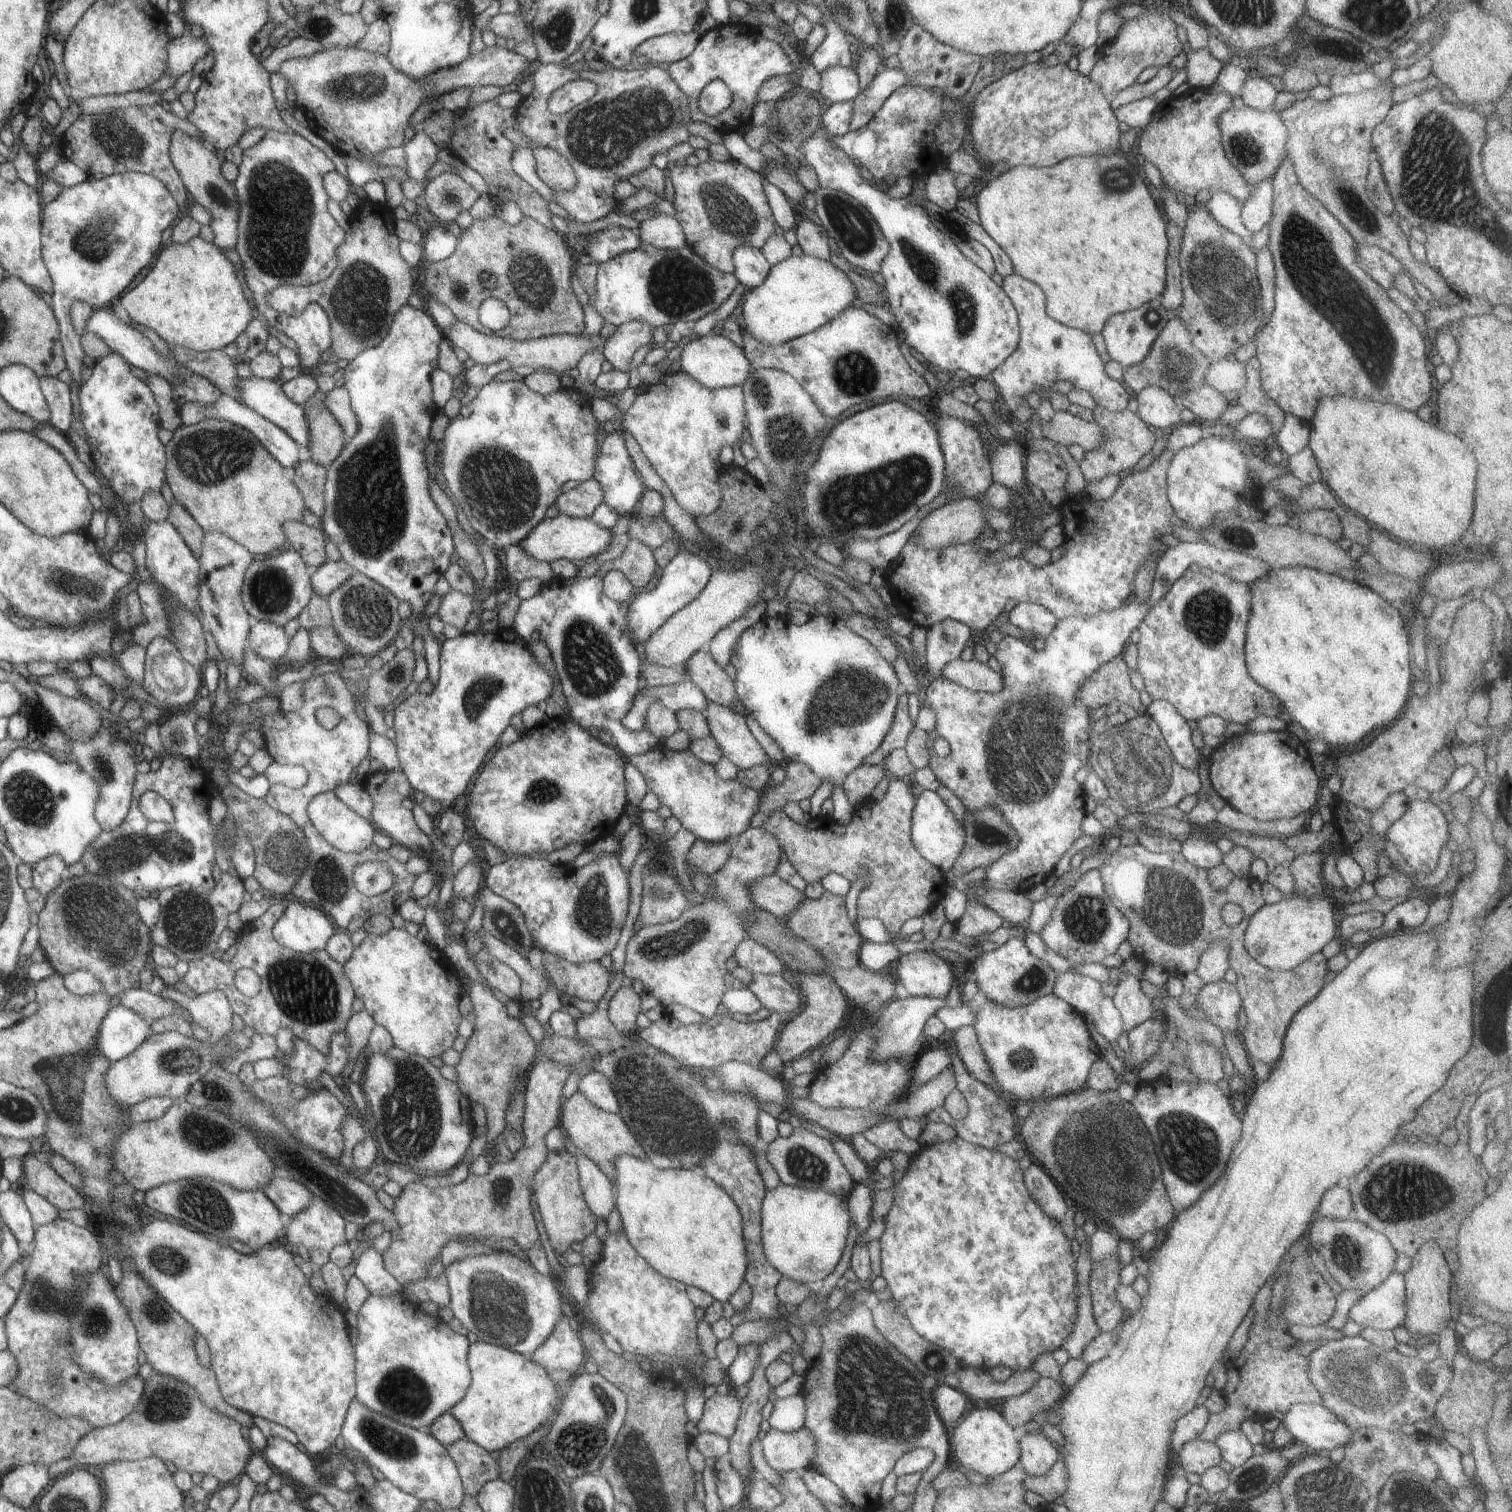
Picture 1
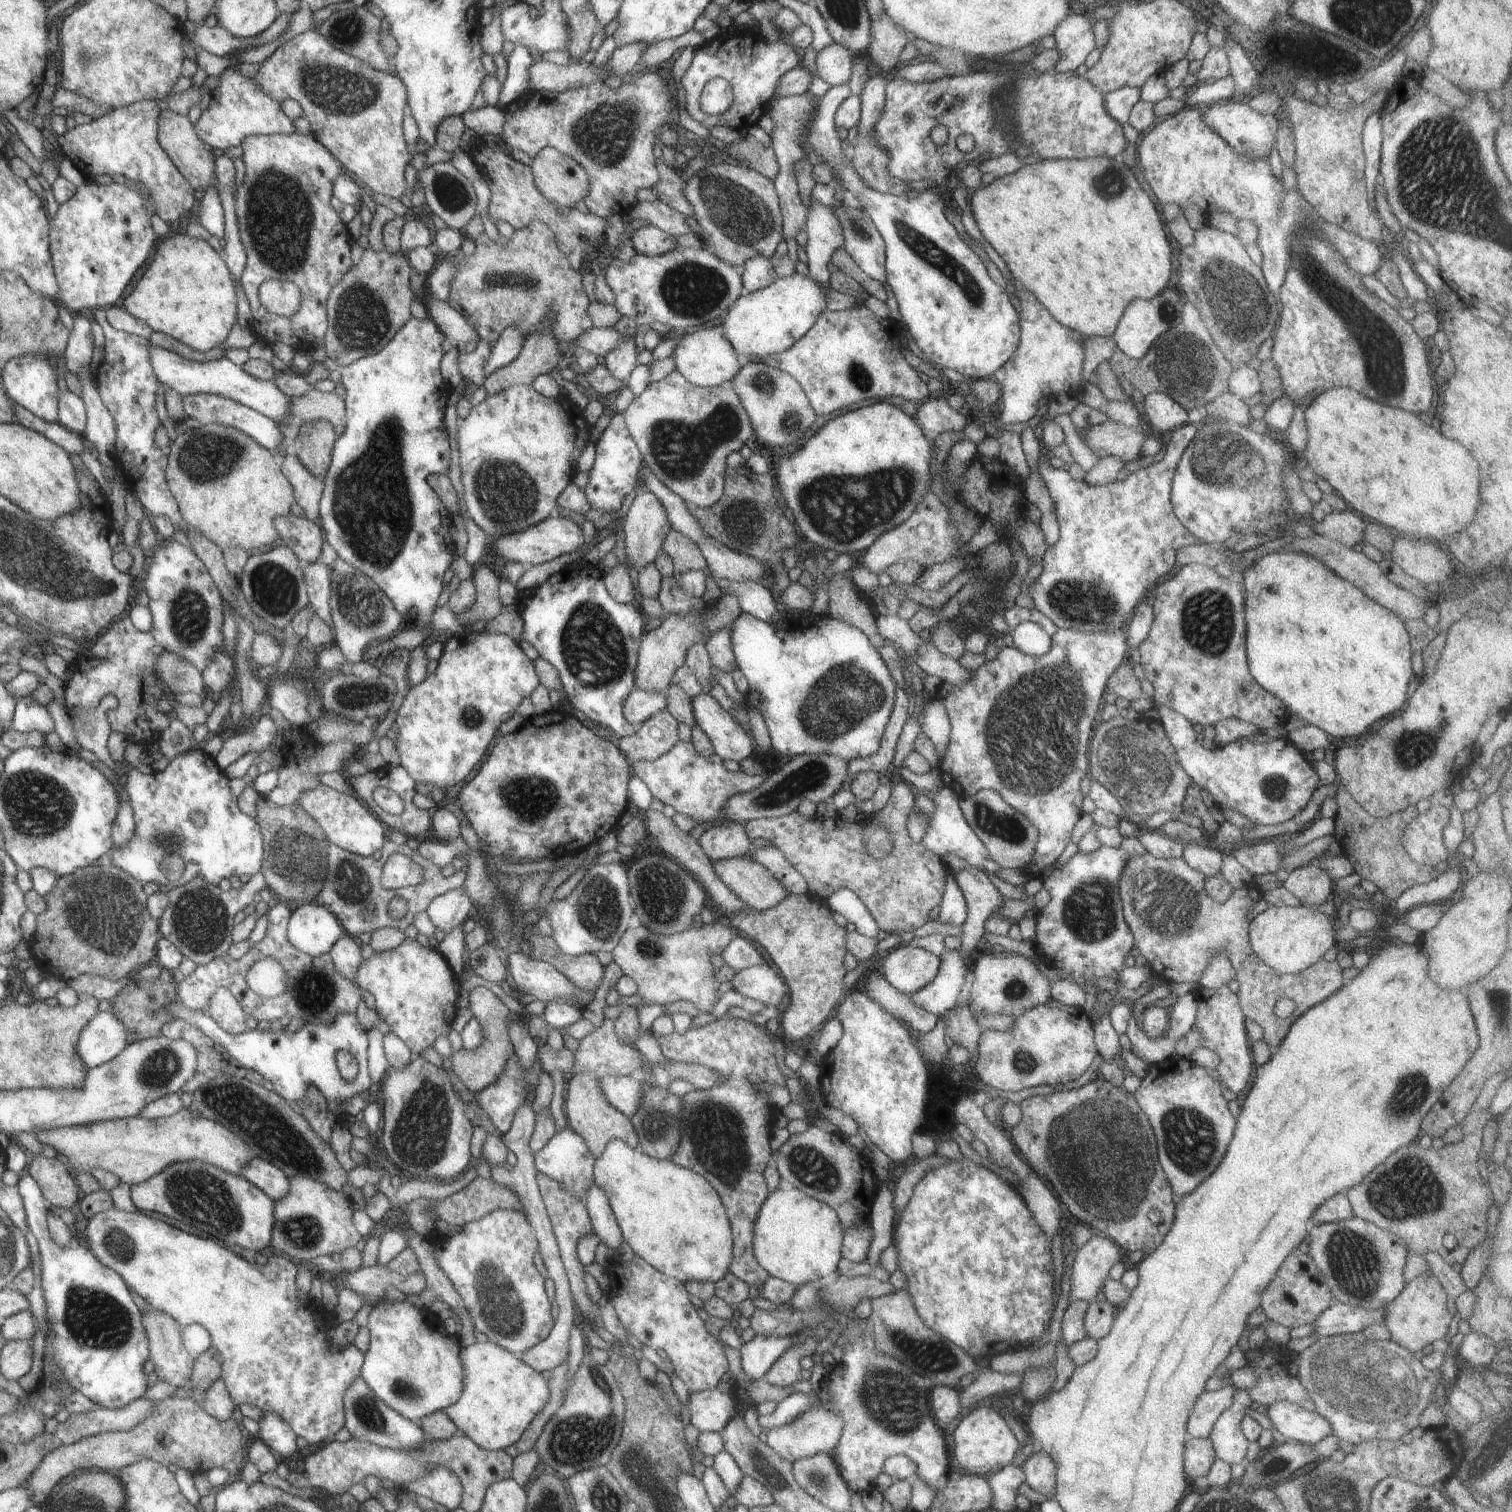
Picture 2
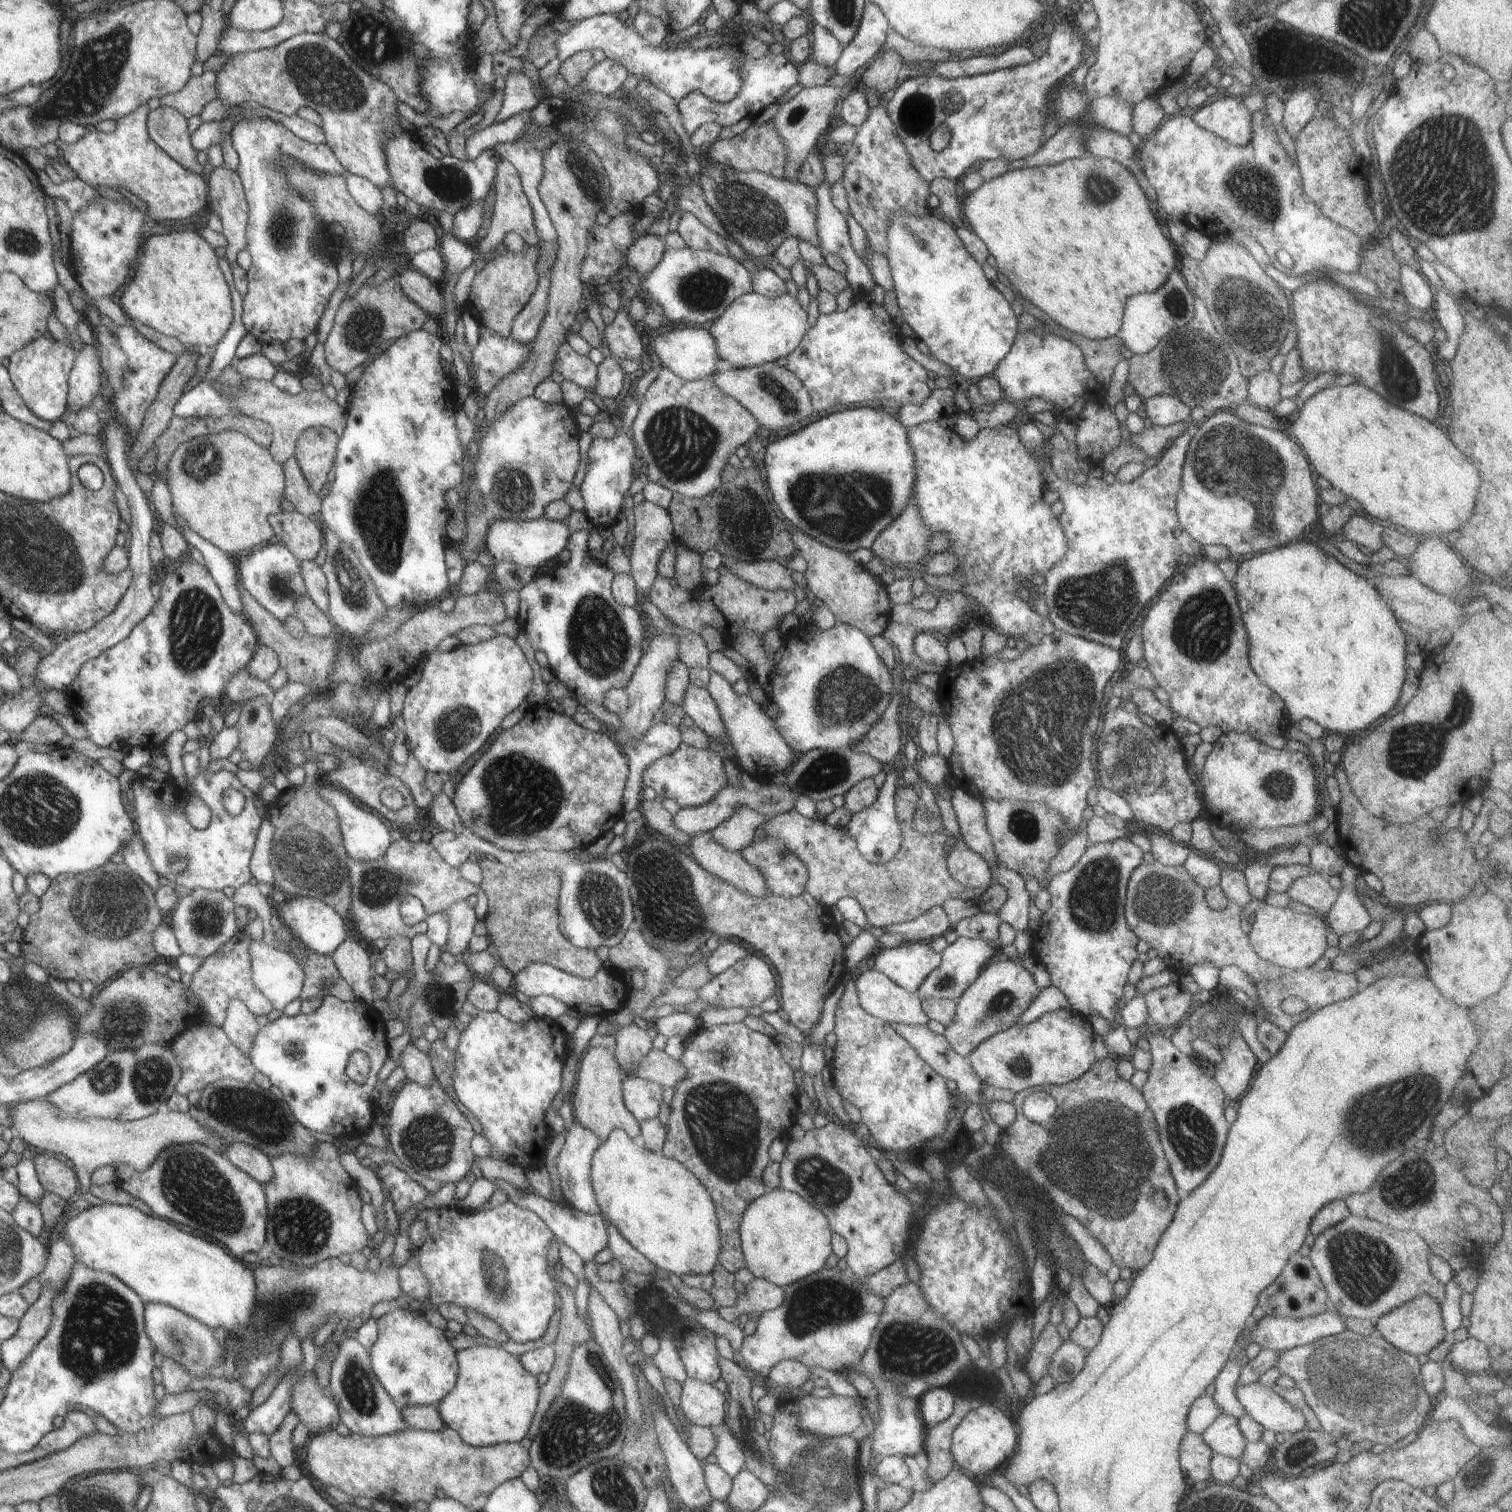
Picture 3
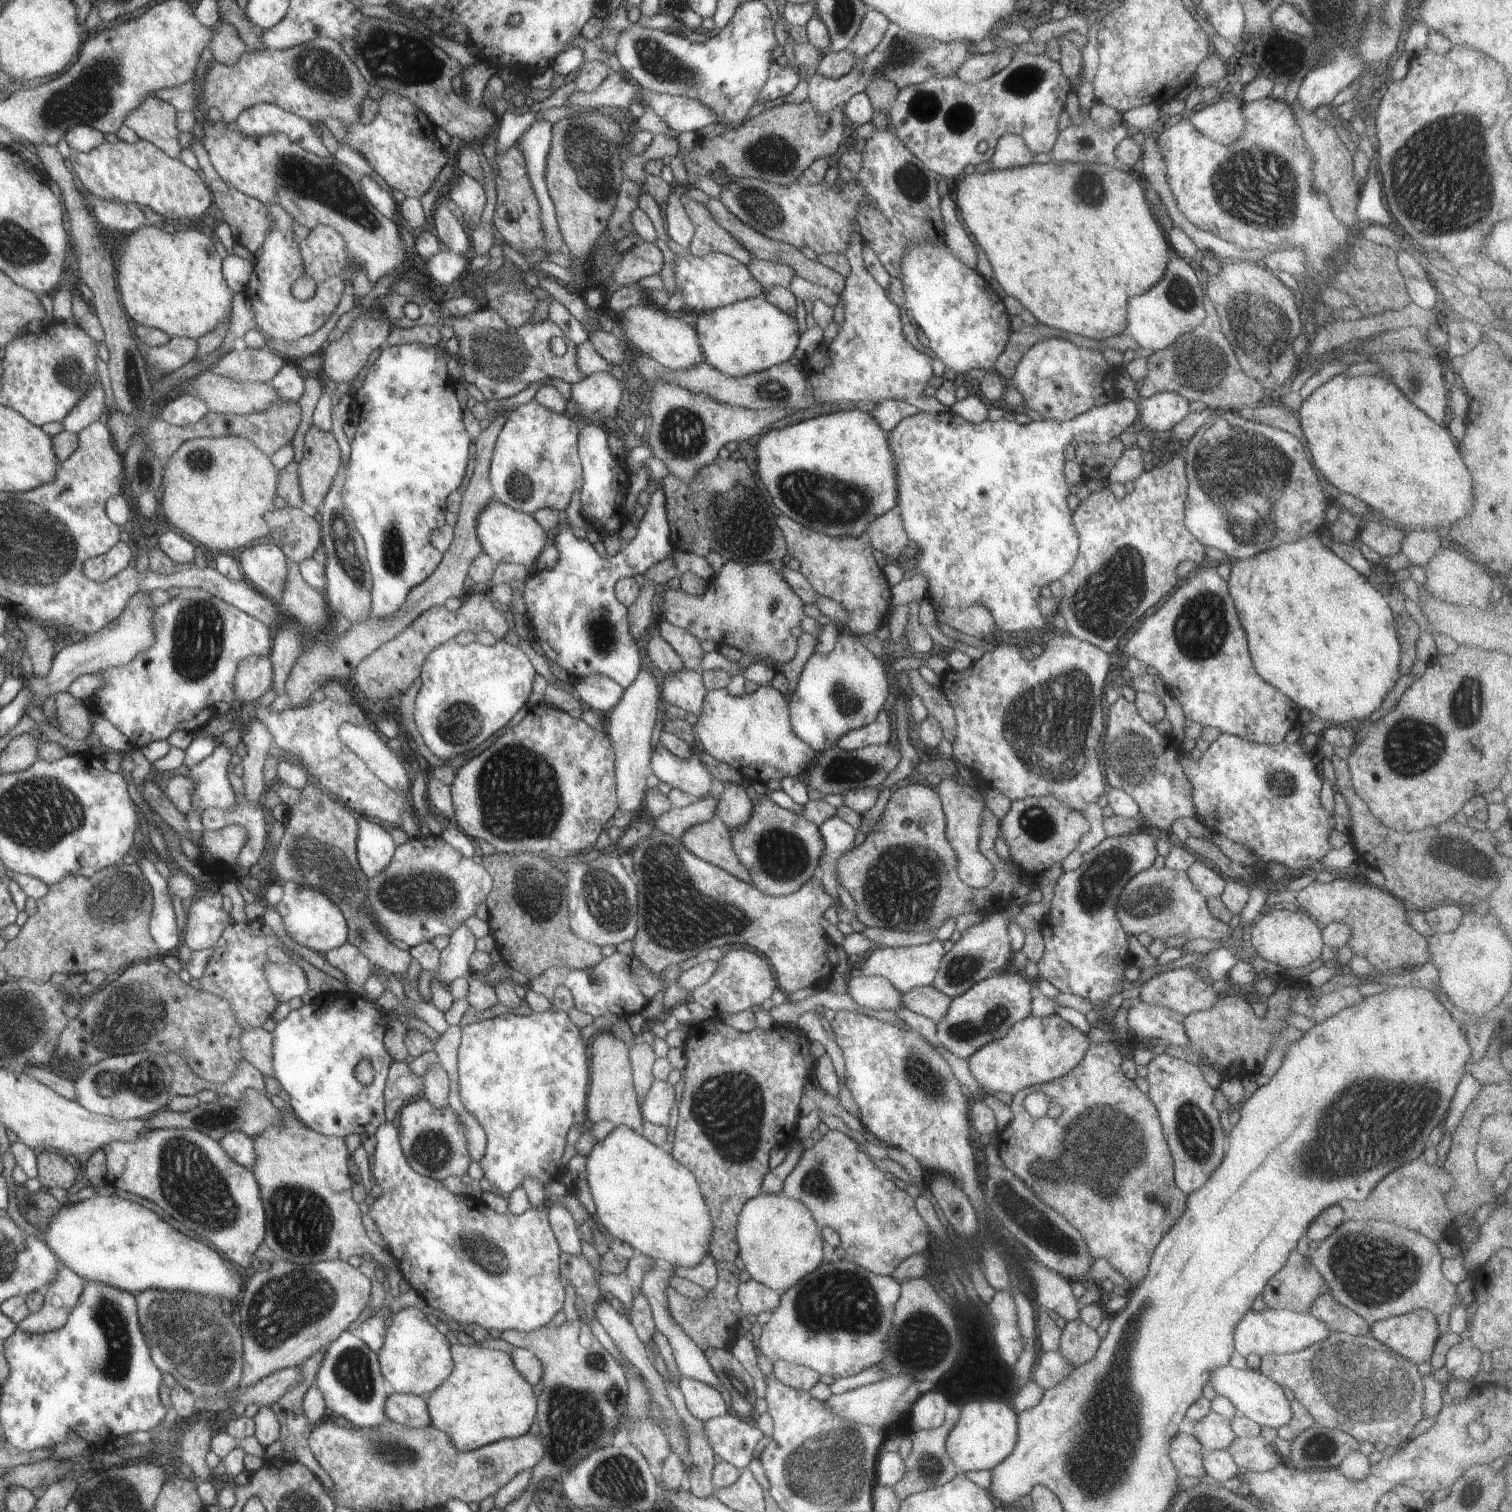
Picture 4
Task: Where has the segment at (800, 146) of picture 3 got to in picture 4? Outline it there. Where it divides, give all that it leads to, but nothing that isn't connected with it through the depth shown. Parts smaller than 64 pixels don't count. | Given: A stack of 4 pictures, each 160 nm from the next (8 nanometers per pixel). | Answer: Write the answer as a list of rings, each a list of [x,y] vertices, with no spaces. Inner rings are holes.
[[[891,23],[886,29],[880,44],[878,44],[871,53],[864,56],[864,58],[859,58],[854,65],[854,68],[852,68],[848,74],[837,79],[829,79],[818,71],[816,71],[815,74],[812,74],[807,80],[809,83],[809,94],[807,99],[814,105],[814,108],[819,112],[819,115],[821,115],[829,113],[834,107],[843,107],[845,102],[855,94],[864,93],[874,77],[884,77],[885,79],[888,79],[897,86],[898,90],[902,87],[918,86],[933,78],[958,78],[958,69],[969,58],[972,58],[975,55],[968,50],[968,46],[970,46],[968,41],[940,42],[931,36],[915,35],[914,33],[907,31],[904,27],[901,27],[899,24]]]

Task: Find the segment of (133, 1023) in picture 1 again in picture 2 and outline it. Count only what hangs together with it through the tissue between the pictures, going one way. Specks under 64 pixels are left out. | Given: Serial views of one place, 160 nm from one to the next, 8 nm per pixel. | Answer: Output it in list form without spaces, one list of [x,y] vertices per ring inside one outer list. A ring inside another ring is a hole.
[[[101,1011],[92,1017],[80,1033],[78,1053],[89,1068],[111,1061],[126,1049],[127,1031],[112,1012]]]

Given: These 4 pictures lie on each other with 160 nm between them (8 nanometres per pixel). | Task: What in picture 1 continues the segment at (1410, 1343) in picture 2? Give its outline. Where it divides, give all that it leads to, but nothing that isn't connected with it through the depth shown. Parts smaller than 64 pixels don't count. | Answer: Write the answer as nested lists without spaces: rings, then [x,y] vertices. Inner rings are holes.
[[[1432,1242],[1425,1243],[1413,1256],[1413,1262],[1405,1272],[1407,1315],[1402,1325],[1411,1335],[1434,1336],[1442,1332],[1446,1326],[1452,1325],[1452,1308],[1450,1306],[1450,1290],[1453,1273],[1444,1259],[1443,1250]]]

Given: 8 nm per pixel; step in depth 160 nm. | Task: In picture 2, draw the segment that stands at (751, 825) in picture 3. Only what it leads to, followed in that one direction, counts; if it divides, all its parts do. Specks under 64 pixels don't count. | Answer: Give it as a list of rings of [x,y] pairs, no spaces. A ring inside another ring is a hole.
[[[724,822],[707,829],[698,842],[711,861],[744,857],[752,850],[751,838],[745,826],[738,822]]]

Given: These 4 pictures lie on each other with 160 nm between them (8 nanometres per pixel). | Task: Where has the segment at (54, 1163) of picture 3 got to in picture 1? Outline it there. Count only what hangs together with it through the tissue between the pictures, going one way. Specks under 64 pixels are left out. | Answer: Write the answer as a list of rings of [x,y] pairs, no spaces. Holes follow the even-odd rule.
[[[33,1152],[25,1154],[21,1159],[25,1188],[43,1196],[59,1211],[84,1208],[84,1198],[72,1188],[71,1183],[58,1174],[50,1163],[38,1160]]]

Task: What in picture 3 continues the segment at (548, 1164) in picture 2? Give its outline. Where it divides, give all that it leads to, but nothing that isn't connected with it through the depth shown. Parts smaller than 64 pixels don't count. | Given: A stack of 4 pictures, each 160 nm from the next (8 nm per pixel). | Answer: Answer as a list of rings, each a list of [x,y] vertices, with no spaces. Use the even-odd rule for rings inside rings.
[[[575,1120],[572,1126],[567,1128],[565,1143],[556,1162],[566,1204],[576,1210],[591,1215],[601,1212],[595,1192],[593,1191],[593,1186],[591,1185],[590,1176],[592,1157],[596,1149],[600,1146],[600,1143],[600,1137],[596,1133],[593,1133],[590,1129],[587,1129]]]

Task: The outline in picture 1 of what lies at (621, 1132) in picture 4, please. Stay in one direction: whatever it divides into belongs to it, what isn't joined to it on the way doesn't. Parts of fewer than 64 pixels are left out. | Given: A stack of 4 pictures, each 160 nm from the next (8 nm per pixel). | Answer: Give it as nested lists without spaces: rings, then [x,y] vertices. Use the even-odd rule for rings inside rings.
[[[619,1154],[615,1158],[615,1169],[613,1183],[618,1190],[615,1206],[620,1212],[623,1231],[638,1253],[661,1275],[683,1282],[686,1286],[701,1288],[721,1303],[729,1300],[744,1281],[747,1256],[742,1217],[728,1193],[697,1168],[664,1169],[656,1167],[648,1158]]]

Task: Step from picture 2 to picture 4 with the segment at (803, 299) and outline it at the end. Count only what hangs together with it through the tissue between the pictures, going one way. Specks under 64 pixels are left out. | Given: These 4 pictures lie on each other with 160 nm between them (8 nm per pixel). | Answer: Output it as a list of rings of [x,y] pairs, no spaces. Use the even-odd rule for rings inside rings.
[[[763,297],[700,313],[694,328],[702,344],[704,362],[729,377],[745,377],[790,361],[801,335],[794,315],[782,312]]]

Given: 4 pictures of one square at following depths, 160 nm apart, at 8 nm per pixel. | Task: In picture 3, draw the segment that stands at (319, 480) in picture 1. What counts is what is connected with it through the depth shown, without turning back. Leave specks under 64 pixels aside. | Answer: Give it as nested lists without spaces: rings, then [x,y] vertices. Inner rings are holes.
[[[292,455],[285,463],[287,492],[284,496],[300,514],[318,516],[321,510],[321,495],[316,494],[307,483],[297,458]]]

